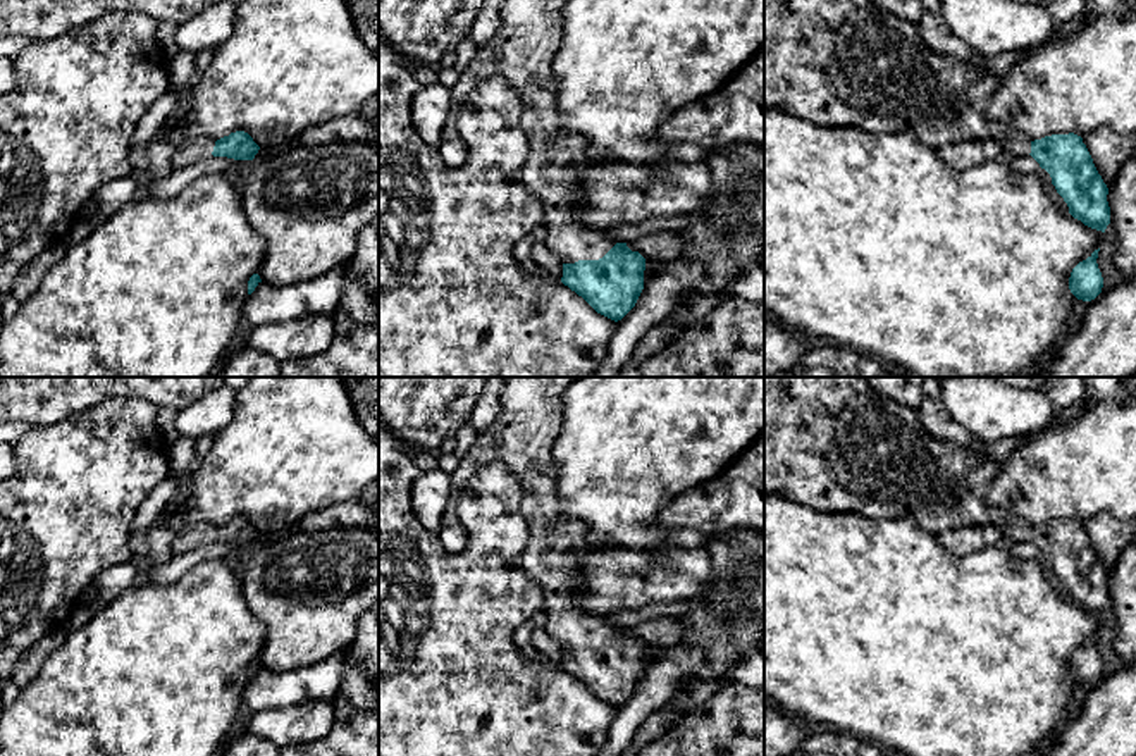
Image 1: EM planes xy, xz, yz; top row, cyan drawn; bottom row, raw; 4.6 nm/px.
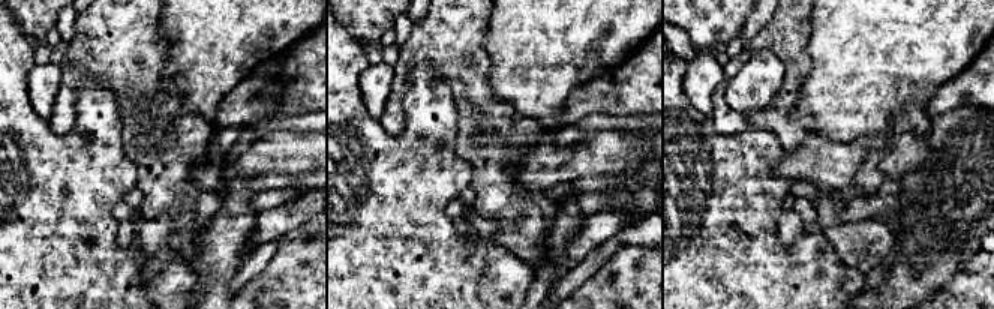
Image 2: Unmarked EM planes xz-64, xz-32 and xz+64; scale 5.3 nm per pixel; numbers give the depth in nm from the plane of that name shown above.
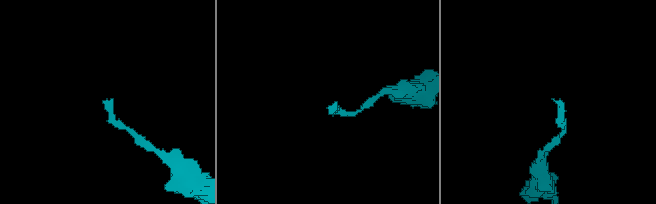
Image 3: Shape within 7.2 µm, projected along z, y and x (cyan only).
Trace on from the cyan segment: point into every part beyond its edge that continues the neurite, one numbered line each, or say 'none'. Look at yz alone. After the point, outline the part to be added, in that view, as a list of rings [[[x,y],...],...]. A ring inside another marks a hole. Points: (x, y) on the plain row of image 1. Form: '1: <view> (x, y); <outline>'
1: yz (832, 443); [[[764,377],[764,496],[783,496],[826,513],[911,518],[936,537],[962,527],[993,525],[1012,542],[1026,542],[1031,525],[986,501],[998,470],[998,462],[983,458],[972,448],[957,449],[936,441],[921,427],[916,410],[878,394],[867,377]]]

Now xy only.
1: xy (186, 536); [[[172,505],[162,520],[172,532],[170,549],[174,553],[189,553],[200,544],[212,541],[215,527],[208,524],[189,524],[184,515],[184,505]]]

